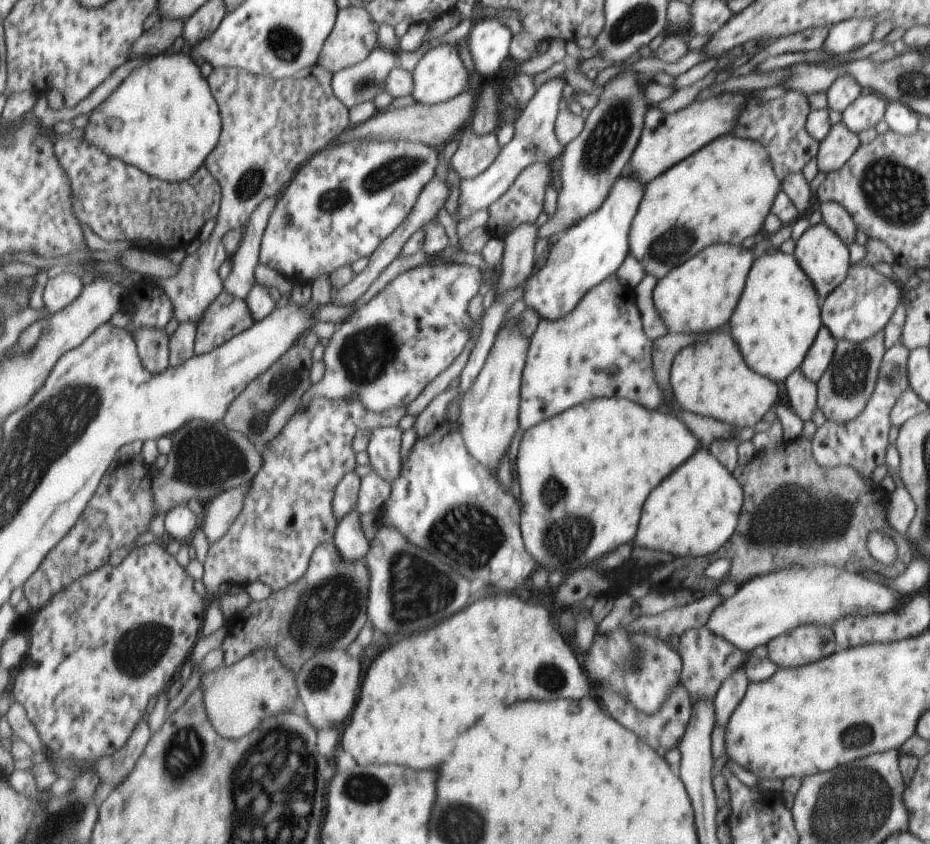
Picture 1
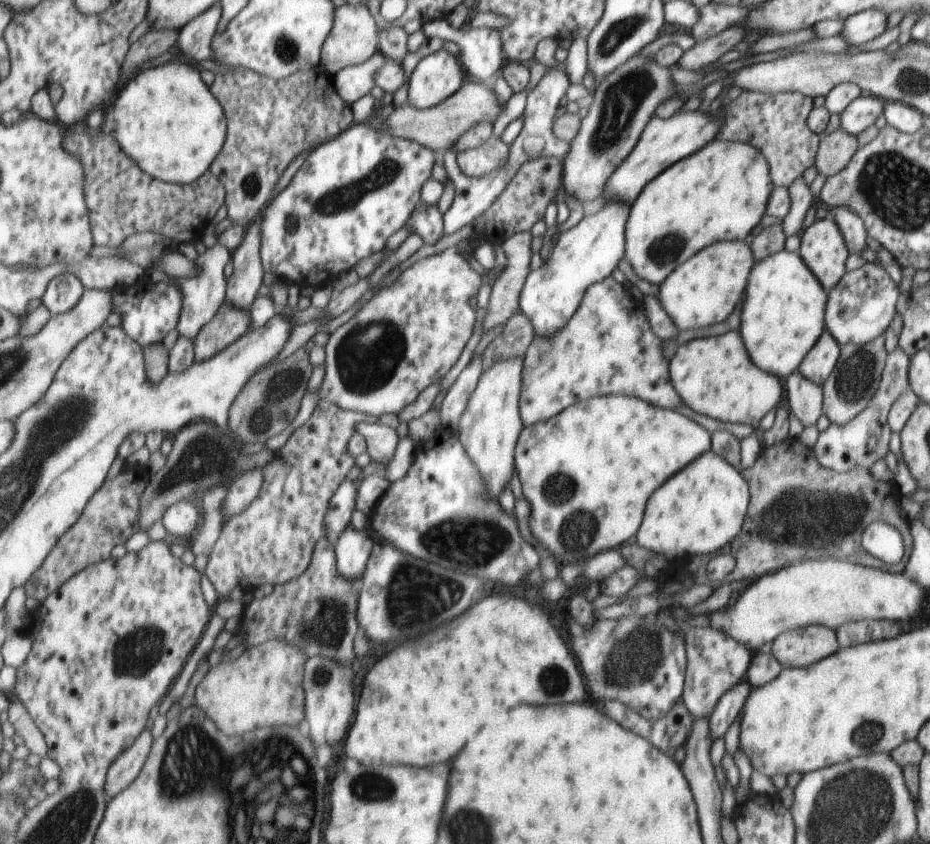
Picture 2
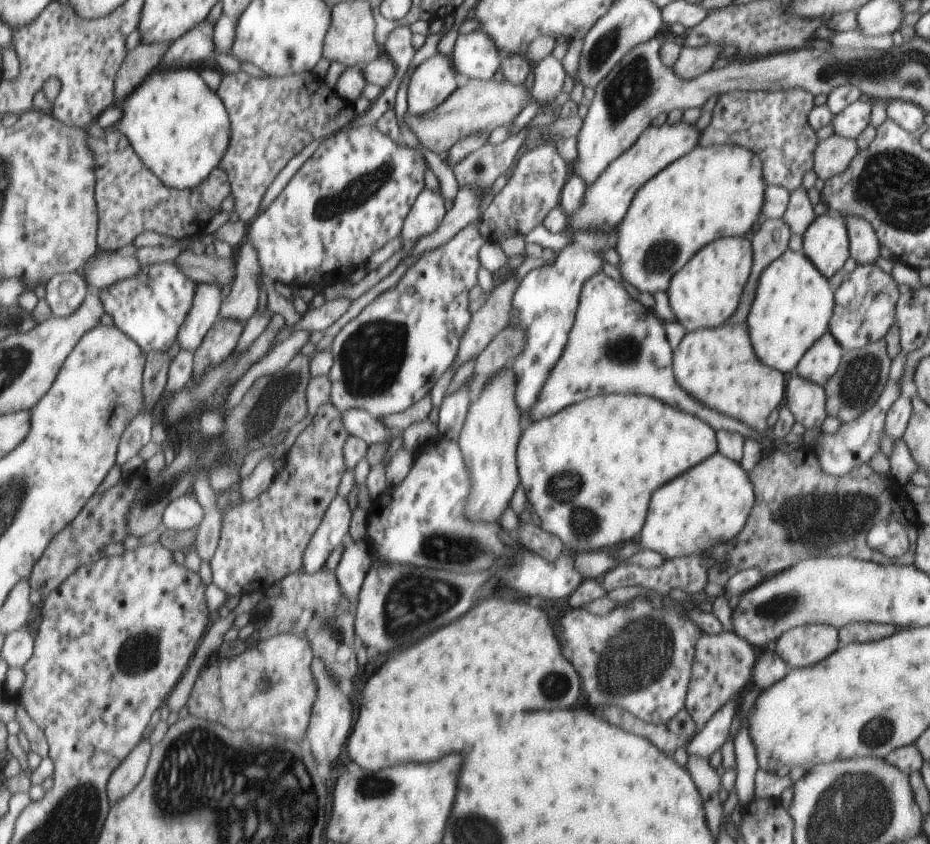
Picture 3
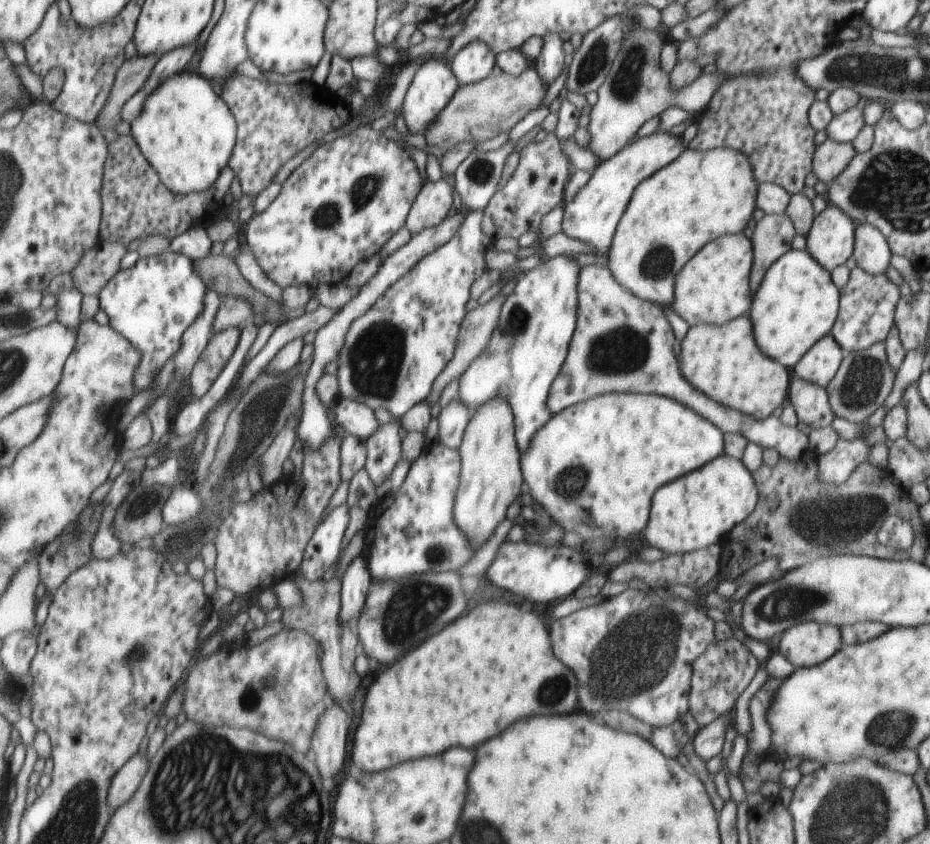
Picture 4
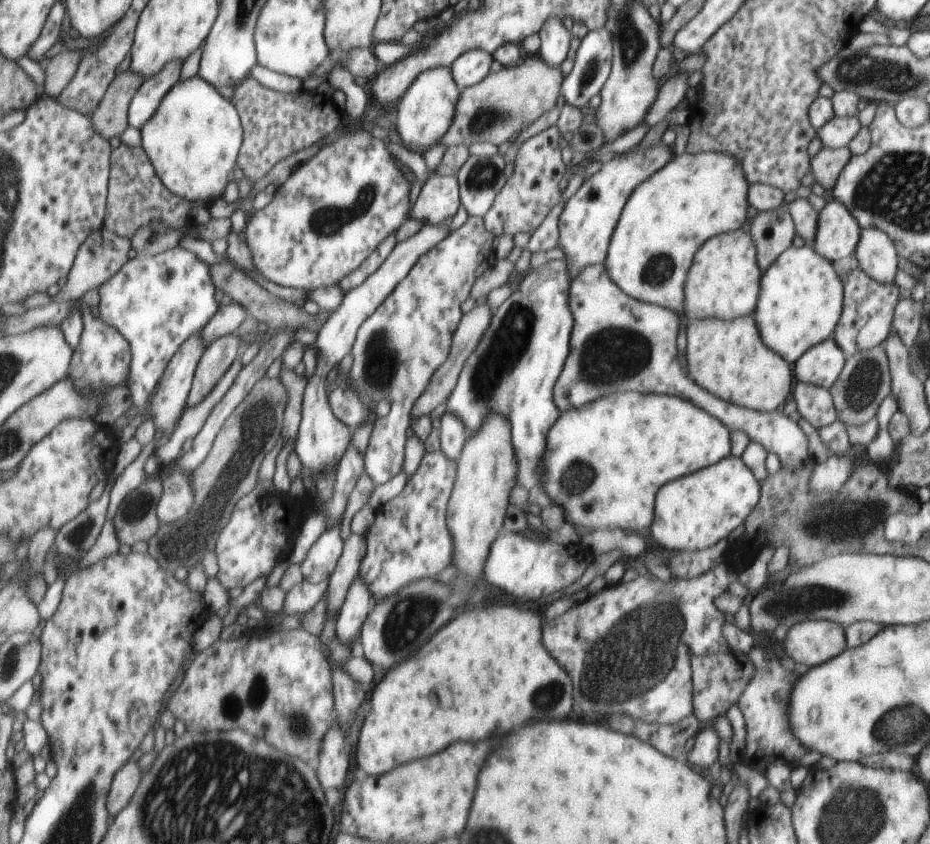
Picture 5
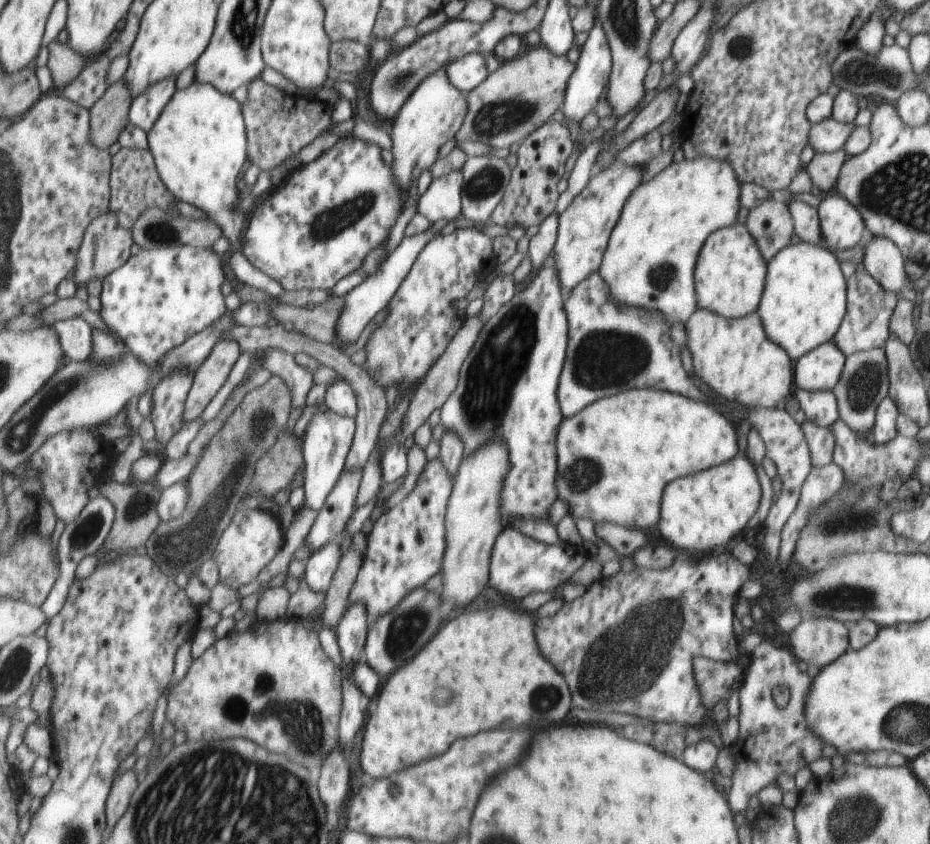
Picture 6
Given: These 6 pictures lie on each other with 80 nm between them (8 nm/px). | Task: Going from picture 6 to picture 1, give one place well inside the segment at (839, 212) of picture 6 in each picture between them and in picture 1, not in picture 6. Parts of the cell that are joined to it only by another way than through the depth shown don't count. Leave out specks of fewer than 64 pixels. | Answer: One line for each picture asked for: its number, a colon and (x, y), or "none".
1: (819, 251)
2: (822, 248)
3: (825, 242)
4: (830, 239)
5: (837, 232)

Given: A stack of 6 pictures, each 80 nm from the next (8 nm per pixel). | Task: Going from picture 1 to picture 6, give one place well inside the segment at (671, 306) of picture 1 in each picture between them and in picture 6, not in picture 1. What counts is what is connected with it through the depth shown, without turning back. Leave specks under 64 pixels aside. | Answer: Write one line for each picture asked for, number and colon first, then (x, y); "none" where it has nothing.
2: (703, 291)
3: (704, 292)
4: (712, 288)
5: (722, 282)
6: (729, 274)

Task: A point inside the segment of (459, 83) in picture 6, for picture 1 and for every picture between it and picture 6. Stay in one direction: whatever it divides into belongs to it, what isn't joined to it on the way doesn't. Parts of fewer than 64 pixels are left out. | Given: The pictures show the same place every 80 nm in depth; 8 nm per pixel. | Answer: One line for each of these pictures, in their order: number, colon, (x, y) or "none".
1: (488, 40)
2: (480, 48)
3: (474, 54)
4: (474, 61)
5: (469, 68)

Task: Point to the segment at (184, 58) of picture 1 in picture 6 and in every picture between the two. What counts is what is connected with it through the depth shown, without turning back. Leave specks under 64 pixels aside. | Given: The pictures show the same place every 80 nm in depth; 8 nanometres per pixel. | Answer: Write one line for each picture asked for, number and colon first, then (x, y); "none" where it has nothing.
2: (167, 119)
3: (181, 129)
4: (188, 133)
5: (194, 138)
6: (200, 142)

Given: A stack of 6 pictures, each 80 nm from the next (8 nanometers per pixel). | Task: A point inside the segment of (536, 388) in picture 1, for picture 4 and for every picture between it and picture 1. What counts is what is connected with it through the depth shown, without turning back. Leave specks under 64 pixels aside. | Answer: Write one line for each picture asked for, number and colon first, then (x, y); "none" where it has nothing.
2: (606, 347)
3: (614, 345)
4: (619, 343)

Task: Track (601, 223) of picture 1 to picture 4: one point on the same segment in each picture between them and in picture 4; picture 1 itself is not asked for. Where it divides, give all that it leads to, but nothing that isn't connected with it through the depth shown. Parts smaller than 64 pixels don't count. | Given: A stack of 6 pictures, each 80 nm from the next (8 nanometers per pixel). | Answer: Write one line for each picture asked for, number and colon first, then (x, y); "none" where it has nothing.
2: (587, 253)
3: (544, 303)
4: (524, 354)

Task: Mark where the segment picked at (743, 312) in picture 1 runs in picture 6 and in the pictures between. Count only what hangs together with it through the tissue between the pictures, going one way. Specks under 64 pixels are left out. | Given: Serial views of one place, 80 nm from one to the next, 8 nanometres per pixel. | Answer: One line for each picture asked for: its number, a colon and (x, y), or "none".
2: (781, 316)
3: (792, 303)
4: (794, 306)
5: (799, 302)
6: (803, 301)

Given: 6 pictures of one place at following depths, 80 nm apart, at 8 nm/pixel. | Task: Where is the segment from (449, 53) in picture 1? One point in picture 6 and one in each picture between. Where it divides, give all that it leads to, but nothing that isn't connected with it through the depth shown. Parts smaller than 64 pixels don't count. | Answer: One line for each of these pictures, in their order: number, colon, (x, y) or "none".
2: (436, 76)
3: (431, 82)
4: (432, 86)
5: (427, 109)
6: (433, 113)

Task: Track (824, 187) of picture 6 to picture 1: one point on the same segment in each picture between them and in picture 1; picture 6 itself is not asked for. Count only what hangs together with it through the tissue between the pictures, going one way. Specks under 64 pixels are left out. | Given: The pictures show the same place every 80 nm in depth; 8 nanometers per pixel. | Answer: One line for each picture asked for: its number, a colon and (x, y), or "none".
1: (840, 143)
2: (836, 148)
3: (833, 154)
4: (831, 157)
5: (827, 163)

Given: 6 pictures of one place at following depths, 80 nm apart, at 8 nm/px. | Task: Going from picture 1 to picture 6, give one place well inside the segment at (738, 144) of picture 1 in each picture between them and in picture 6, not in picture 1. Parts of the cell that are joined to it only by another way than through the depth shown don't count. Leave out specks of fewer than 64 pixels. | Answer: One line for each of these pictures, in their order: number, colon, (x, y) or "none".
2: (718, 193)
3: (715, 191)
4: (703, 194)
5: (694, 197)
6: (649, 260)

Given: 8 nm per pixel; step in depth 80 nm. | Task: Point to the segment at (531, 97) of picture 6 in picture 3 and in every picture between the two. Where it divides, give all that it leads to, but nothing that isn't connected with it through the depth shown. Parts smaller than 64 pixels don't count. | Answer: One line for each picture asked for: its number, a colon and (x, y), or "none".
3: (477, 105)
4: (478, 111)
5: (502, 103)

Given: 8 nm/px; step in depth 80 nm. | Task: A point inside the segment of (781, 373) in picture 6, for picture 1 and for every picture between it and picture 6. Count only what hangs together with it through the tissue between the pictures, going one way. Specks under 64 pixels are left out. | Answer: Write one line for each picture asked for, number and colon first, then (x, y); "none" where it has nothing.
1: (708, 377)
2: (715, 377)
3: (717, 365)
4: (723, 361)
5: (727, 358)

